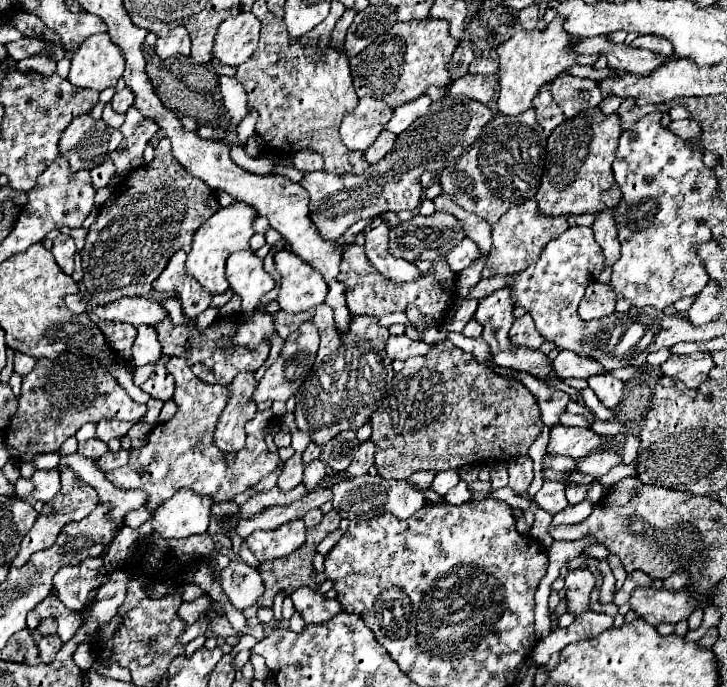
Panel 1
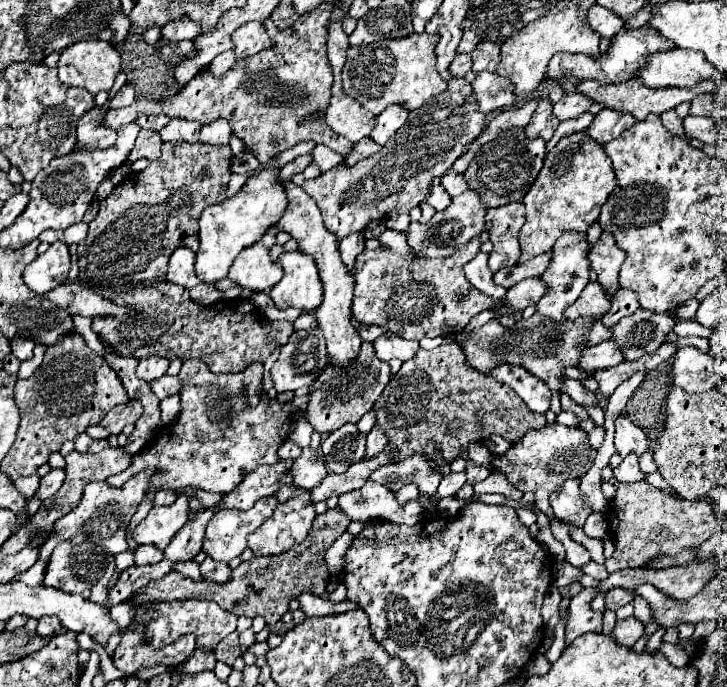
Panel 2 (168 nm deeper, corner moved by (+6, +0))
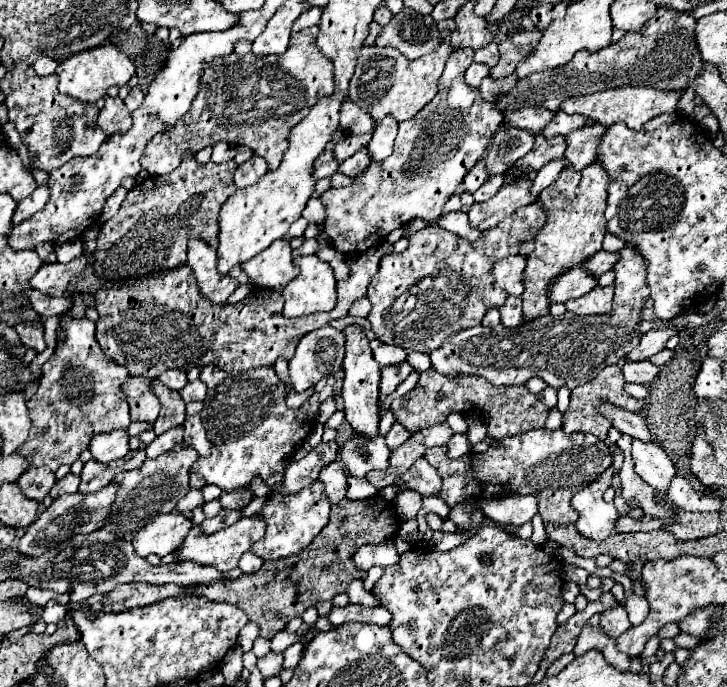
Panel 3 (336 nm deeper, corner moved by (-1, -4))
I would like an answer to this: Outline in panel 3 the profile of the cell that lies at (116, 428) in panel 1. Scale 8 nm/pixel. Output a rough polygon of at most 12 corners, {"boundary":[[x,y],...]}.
{"boundary":[[152,378],[124,382],[132,420],[154,422],[160,400]]}

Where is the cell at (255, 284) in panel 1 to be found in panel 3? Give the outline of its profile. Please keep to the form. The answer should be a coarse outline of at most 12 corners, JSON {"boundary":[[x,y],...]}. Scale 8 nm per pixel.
{"boundary":[[288,240],[242,264],[260,288],[282,290],[298,276]]}

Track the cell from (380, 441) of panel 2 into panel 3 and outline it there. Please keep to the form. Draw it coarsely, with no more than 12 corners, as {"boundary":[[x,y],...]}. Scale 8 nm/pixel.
{"boundary":[[394,424],[386,434],[388,448],[396,450],[412,434],[402,426]]}

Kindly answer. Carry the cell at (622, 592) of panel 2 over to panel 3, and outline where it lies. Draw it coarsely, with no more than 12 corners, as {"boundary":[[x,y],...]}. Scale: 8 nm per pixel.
{"boundary":[[624,606],[606,610],[600,630],[618,638],[628,628]]}

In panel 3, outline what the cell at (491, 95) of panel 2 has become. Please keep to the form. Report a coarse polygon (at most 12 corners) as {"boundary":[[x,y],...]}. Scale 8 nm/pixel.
{"boundary":[[522,108],[506,112],[514,128],[540,134],[550,122],[546,108]]}

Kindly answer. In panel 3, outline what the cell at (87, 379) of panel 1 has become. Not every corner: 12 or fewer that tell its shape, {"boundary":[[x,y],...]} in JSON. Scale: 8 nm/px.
{"boundary":[[60,316],[64,340],[28,400],[32,468],[80,458],[128,428],[128,370],[94,322]]}

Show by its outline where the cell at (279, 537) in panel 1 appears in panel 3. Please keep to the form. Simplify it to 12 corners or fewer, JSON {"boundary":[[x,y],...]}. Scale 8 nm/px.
{"boundary":[[316,480],[296,496],[266,498],[256,516],[262,560],[304,550],[328,524],[330,502]]}

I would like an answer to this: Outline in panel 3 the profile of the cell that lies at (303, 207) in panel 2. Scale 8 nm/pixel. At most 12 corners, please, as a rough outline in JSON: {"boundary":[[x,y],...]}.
{"boundary":[[348,326],[344,410],[354,434],[380,424],[380,366],[360,326]]}

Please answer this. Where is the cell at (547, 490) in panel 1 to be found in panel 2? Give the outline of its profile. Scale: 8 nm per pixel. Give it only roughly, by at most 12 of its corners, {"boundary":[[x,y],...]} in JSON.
{"boundary":[[579,480],[549,496],[557,518],[579,528],[591,510],[581,502]]}

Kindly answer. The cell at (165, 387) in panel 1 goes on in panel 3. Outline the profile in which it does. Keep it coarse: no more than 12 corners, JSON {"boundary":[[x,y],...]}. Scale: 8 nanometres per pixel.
{"boundary":[[202,380],[188,382],[180,396],[186,402],[202,402],[206,384]]}

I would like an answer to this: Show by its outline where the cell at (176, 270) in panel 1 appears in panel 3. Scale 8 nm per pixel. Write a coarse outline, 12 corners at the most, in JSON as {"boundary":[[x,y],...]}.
{"boundary":[[204,240],[188,242],[188,266],[202,294],[226,304],[240,286],[220,276],[216,250]]}

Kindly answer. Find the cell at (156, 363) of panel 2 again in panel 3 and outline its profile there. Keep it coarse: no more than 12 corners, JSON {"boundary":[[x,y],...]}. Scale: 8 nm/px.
{"boundary":[[166,370],[158,376],[168,388],[180,390],[188,384],[184,370]]}

